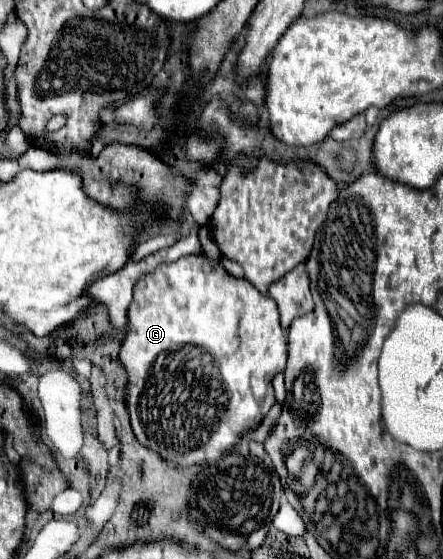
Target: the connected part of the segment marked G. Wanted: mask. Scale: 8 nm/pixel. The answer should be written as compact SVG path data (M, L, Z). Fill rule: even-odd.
M186 255L174 263L162 263L154 273L142 277L136 283L136 301L128 311L128 329L120 347L118 363L126 369L126 407L130 413L130 423L136 439L154 449L164 461L176 467L192 467L198 463L216 463L222 455L226 455L234 445L238 445L240 435L244 431L252 431L260 425L264 415L276 403L272 379L286 365L286 333L280 327L280 311L270 297L260 295L246 279L232 277L222 265L212 263L200 255Z

